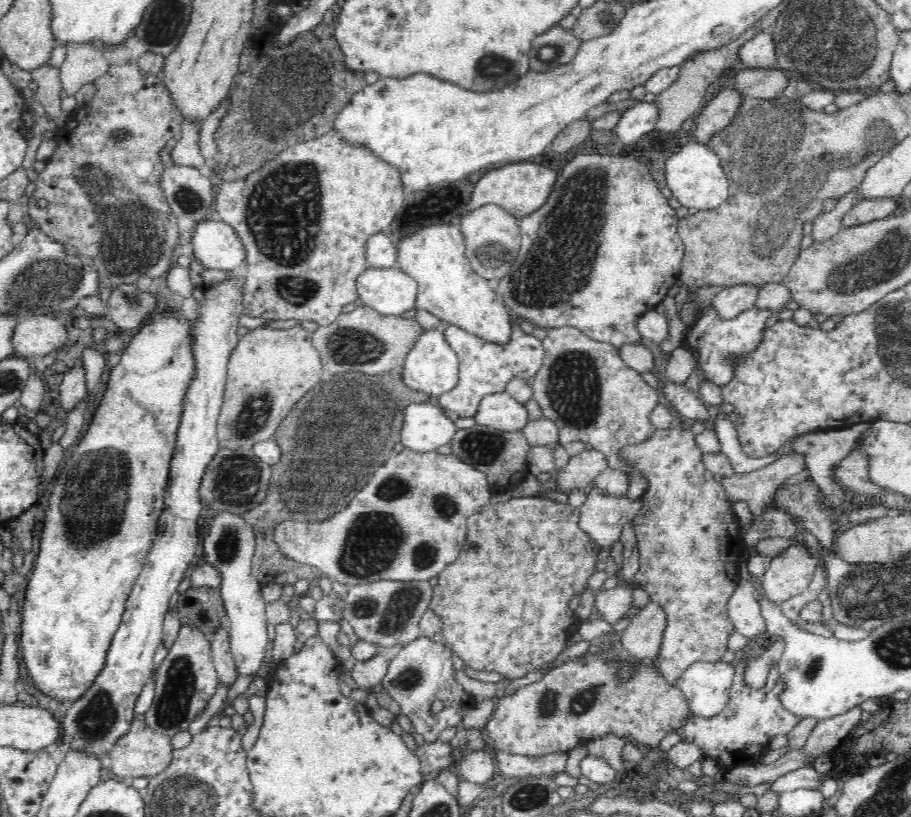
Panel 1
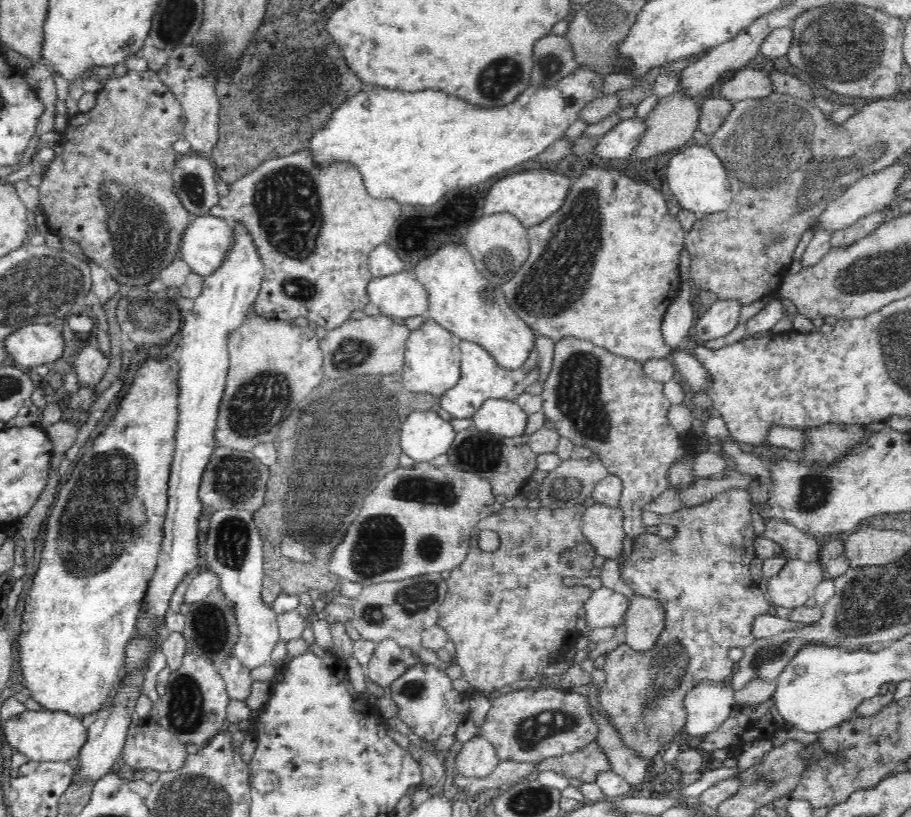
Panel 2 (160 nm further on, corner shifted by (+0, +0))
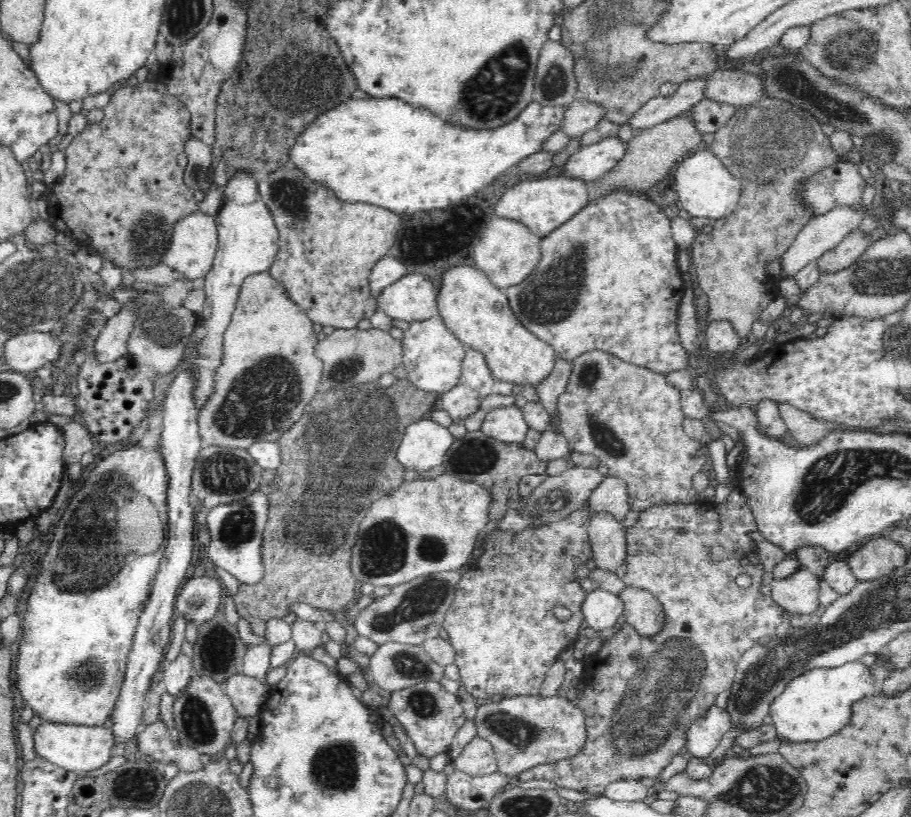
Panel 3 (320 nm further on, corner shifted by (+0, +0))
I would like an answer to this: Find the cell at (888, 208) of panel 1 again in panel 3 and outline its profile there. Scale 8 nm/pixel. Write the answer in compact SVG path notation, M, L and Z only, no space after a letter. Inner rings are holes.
M854 229L836 246L828 249L817 258L820 274L824 271L837 271L850 266L870 244L870 234L864 230Z

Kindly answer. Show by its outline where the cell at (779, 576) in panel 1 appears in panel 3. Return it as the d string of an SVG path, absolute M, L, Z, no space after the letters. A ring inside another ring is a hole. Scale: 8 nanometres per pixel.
M803 565L788 578L770 582L771 598L789 614L814 614L818 605L821 576L808 571Z

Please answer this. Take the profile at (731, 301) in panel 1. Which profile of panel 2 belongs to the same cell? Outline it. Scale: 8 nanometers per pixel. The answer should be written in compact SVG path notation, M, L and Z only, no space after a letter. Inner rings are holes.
M716 299L710 308L691 326L690 332L703 343L728 335L738 326L742 301Z

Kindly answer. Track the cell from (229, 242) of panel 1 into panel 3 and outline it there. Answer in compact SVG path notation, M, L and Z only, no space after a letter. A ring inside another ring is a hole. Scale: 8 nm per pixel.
M200 210L180 220L174 226L170 248L162 256L162 263L184 274L186 279L204 278L212 268L218 248L218 223L216 216Z

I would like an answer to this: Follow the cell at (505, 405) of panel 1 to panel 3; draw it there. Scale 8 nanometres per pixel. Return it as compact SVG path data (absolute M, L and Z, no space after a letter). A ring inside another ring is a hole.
M511 405L490 410L485 415L480 431L502 442L522 443L526 438L528 429L523 409Z

